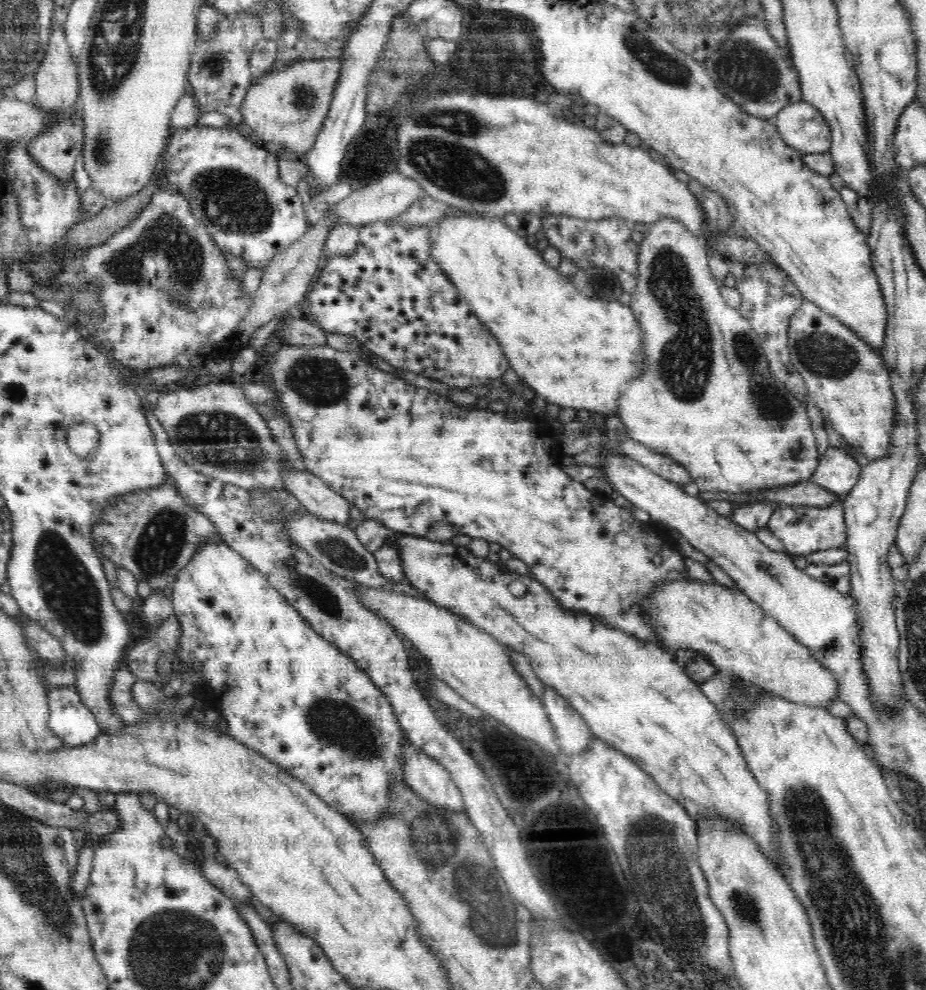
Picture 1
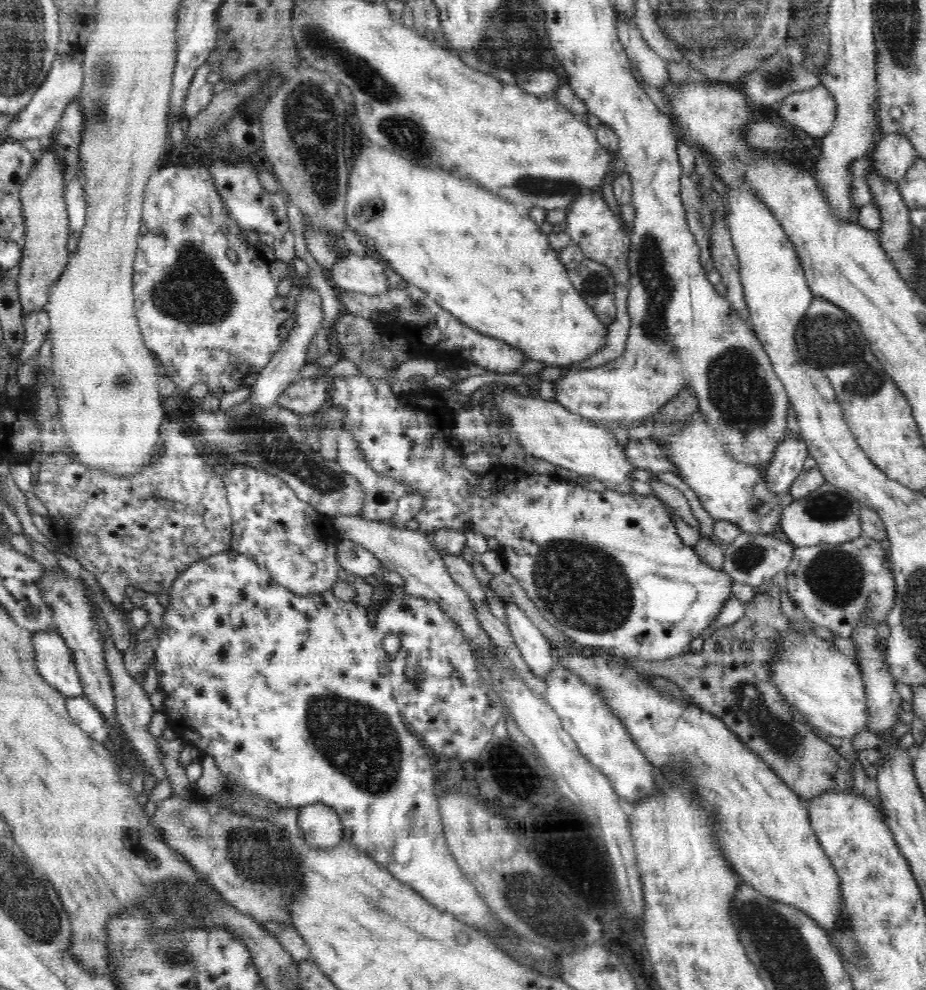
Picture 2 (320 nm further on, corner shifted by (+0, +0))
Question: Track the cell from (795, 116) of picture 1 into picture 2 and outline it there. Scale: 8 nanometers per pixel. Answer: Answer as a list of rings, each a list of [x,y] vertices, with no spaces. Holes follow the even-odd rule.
[[[820,83],[805,91],[788,95],[771,113],[791,128],[800,128],[812,138],[822,138],[831,131],[836,118],[836,101]]]

